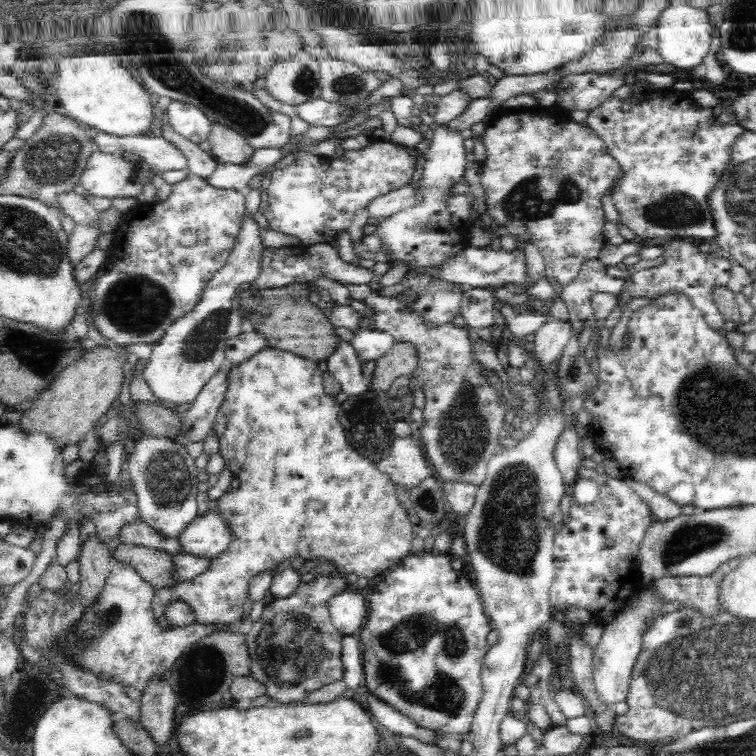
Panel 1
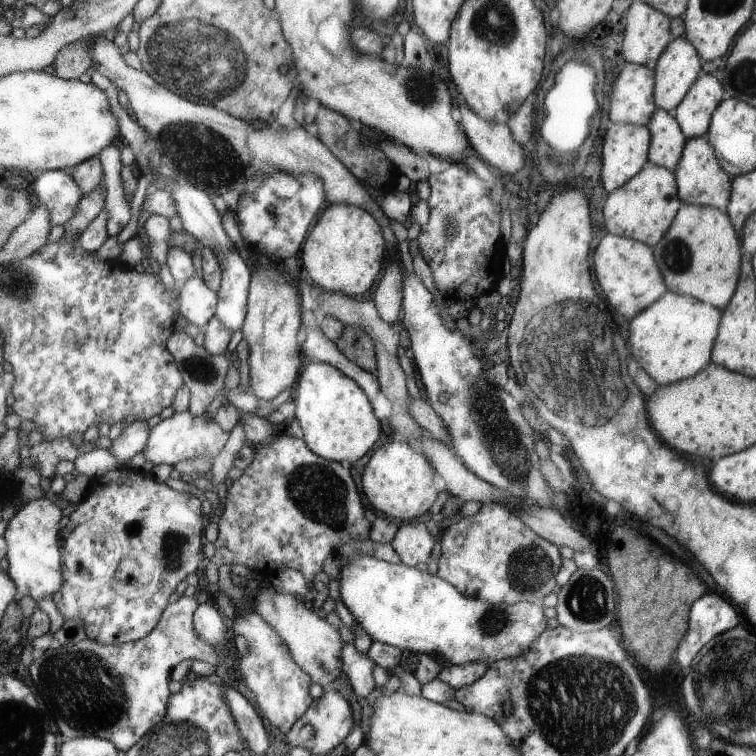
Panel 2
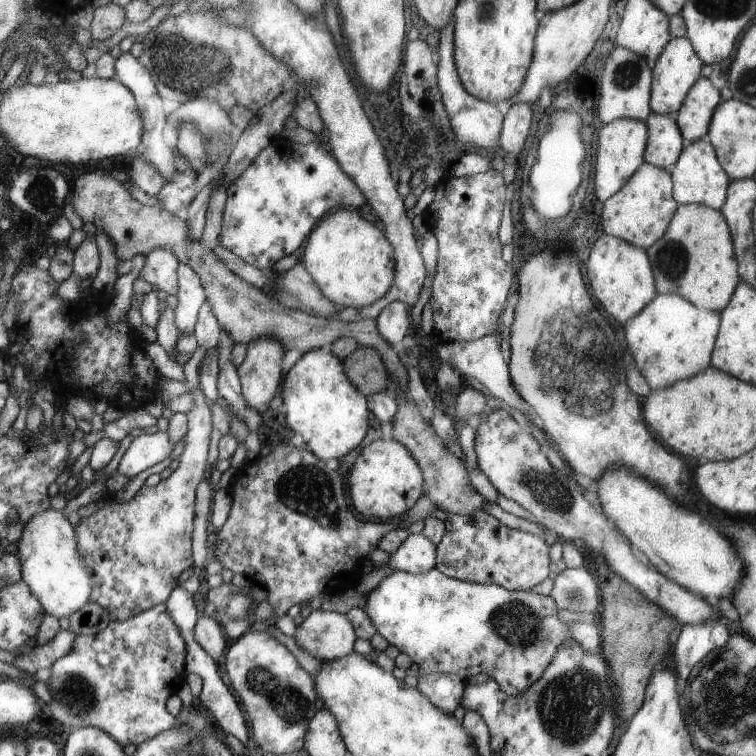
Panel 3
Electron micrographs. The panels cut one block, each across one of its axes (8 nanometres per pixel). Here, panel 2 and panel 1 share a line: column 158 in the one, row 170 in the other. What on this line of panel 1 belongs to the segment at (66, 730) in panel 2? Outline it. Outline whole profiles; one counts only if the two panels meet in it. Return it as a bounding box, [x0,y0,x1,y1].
[587,89,745,242]

